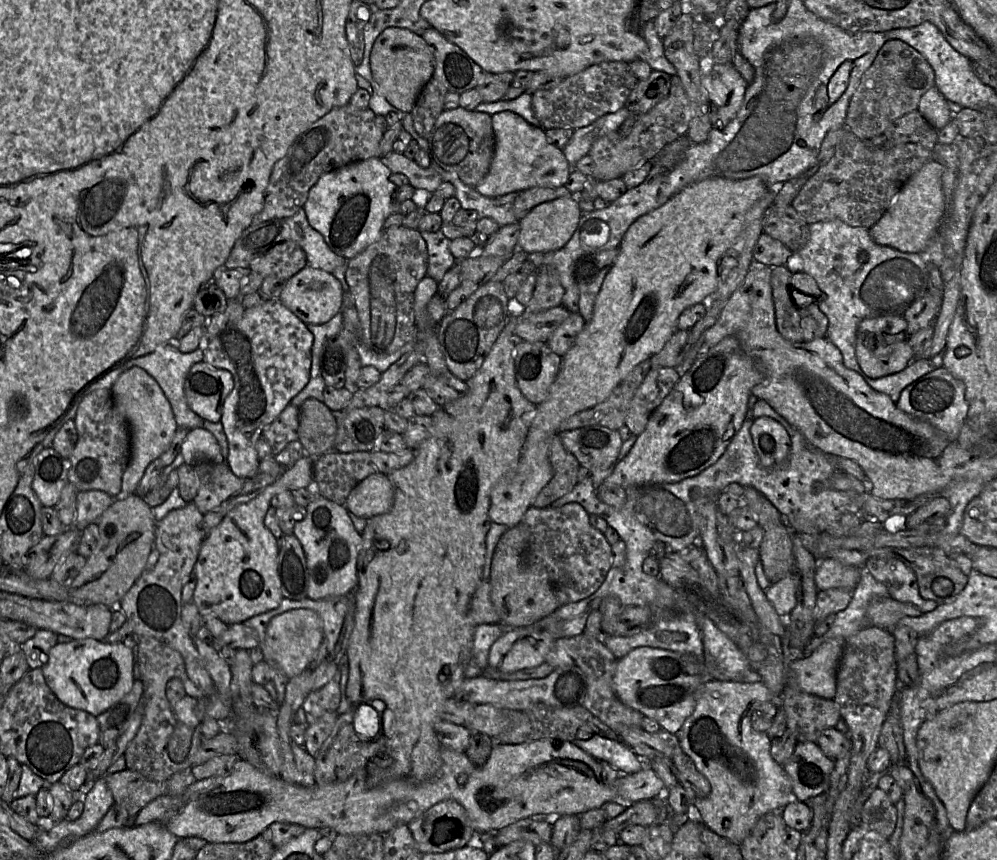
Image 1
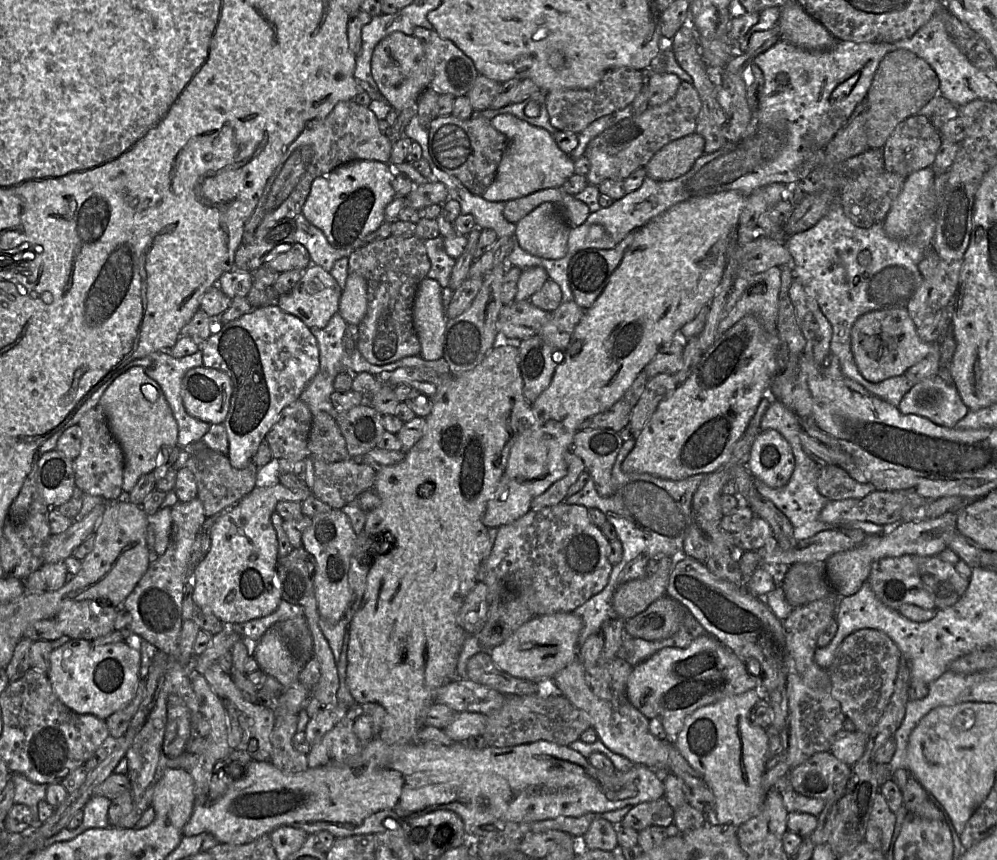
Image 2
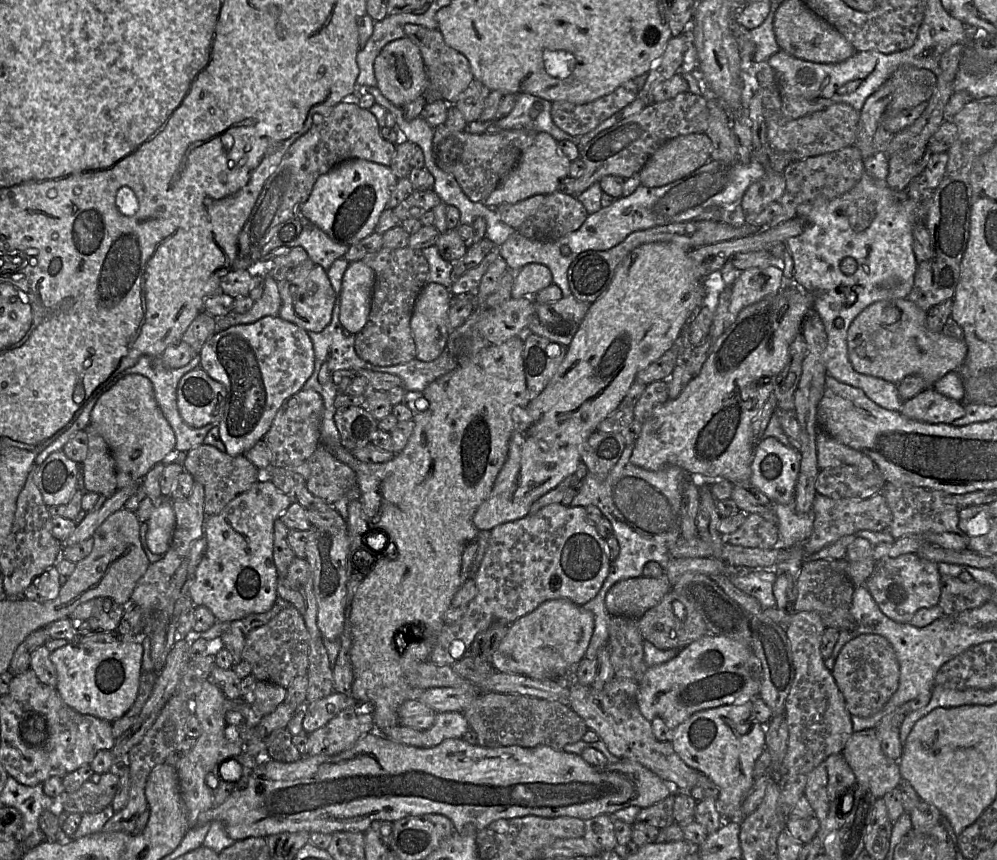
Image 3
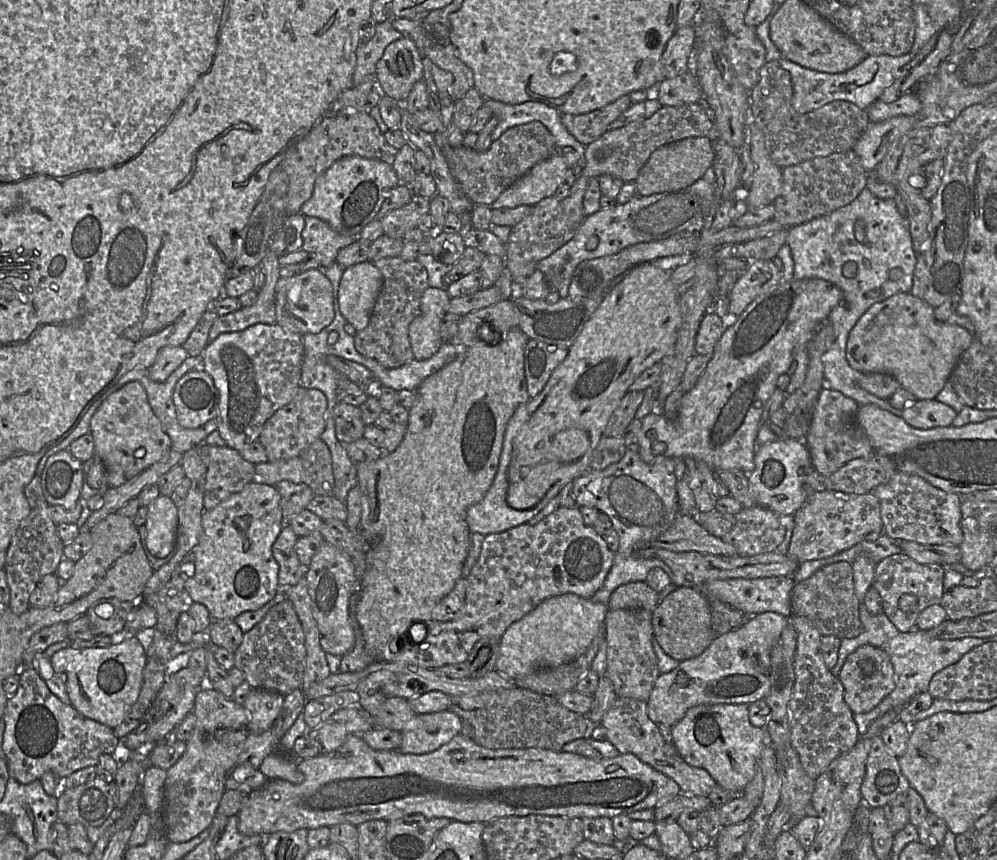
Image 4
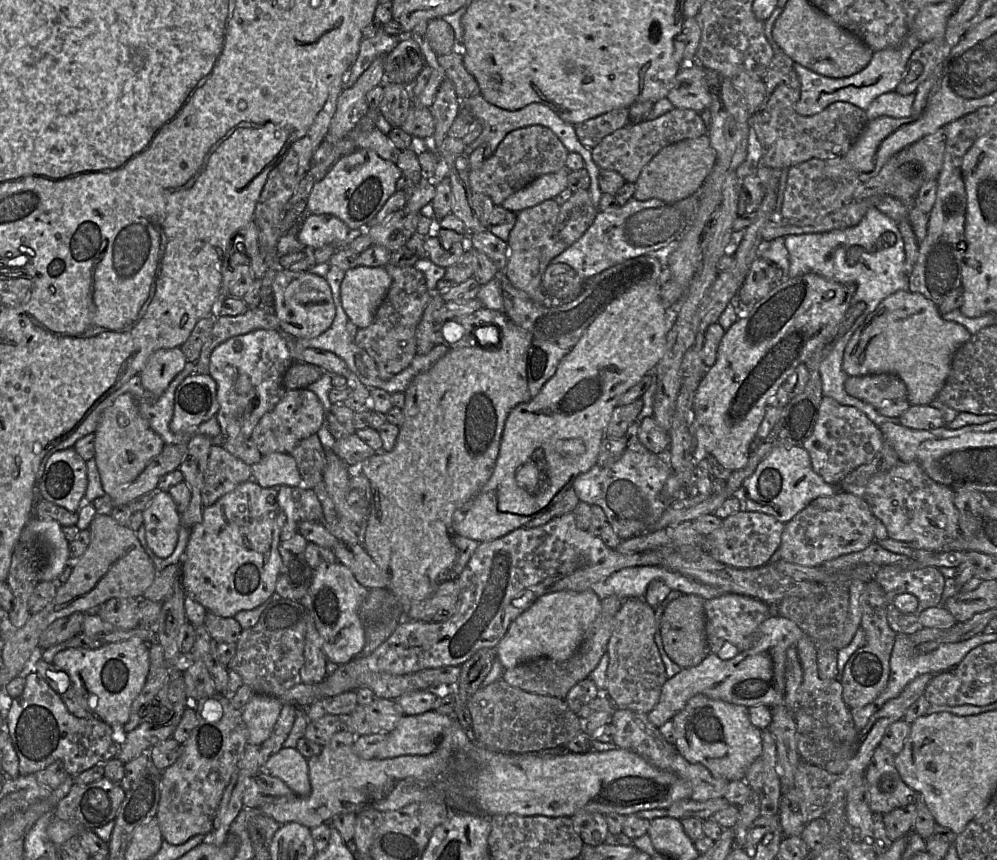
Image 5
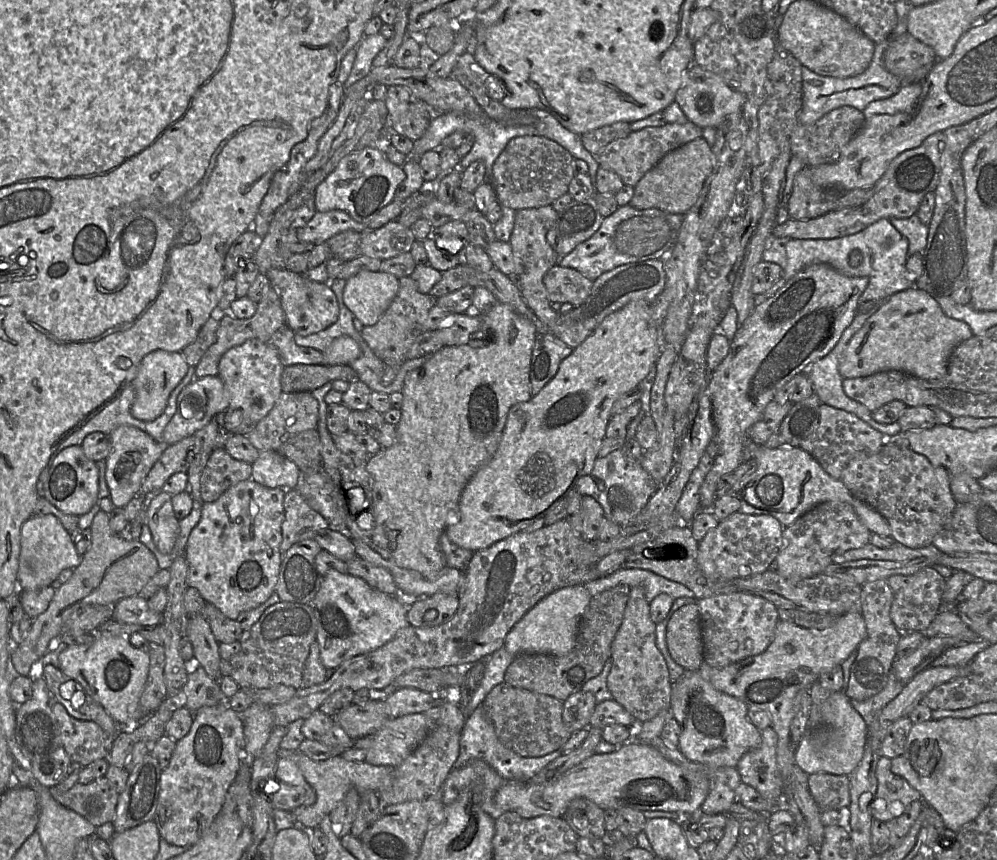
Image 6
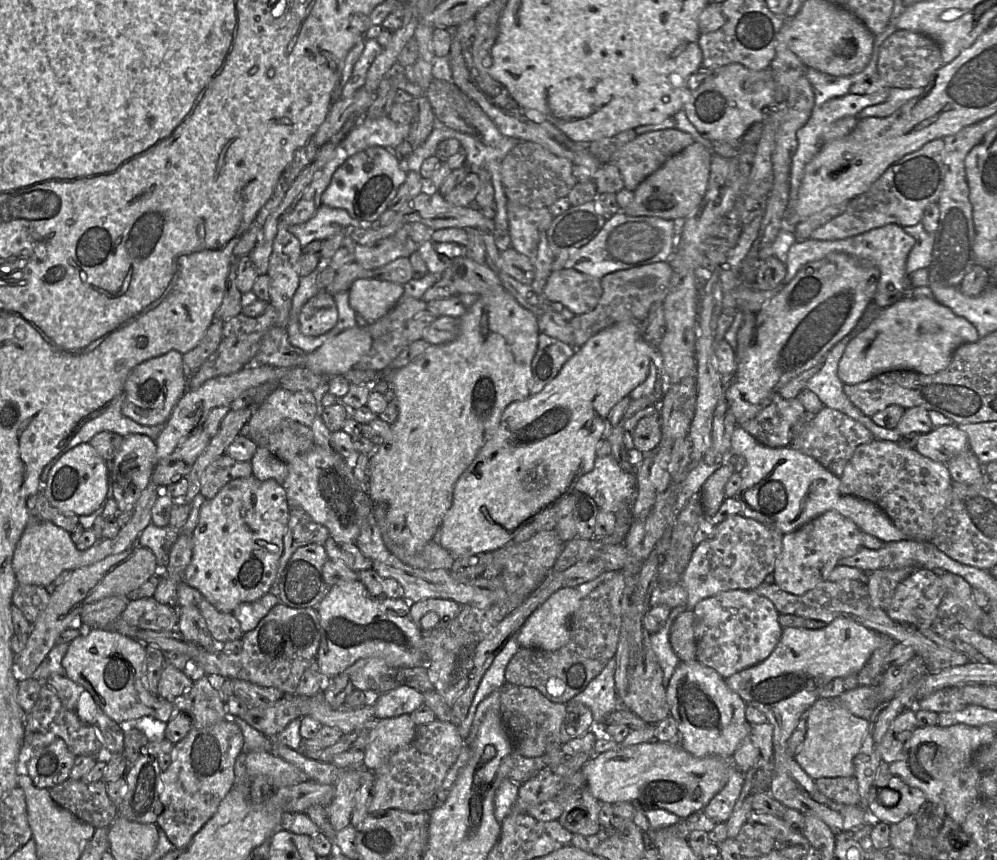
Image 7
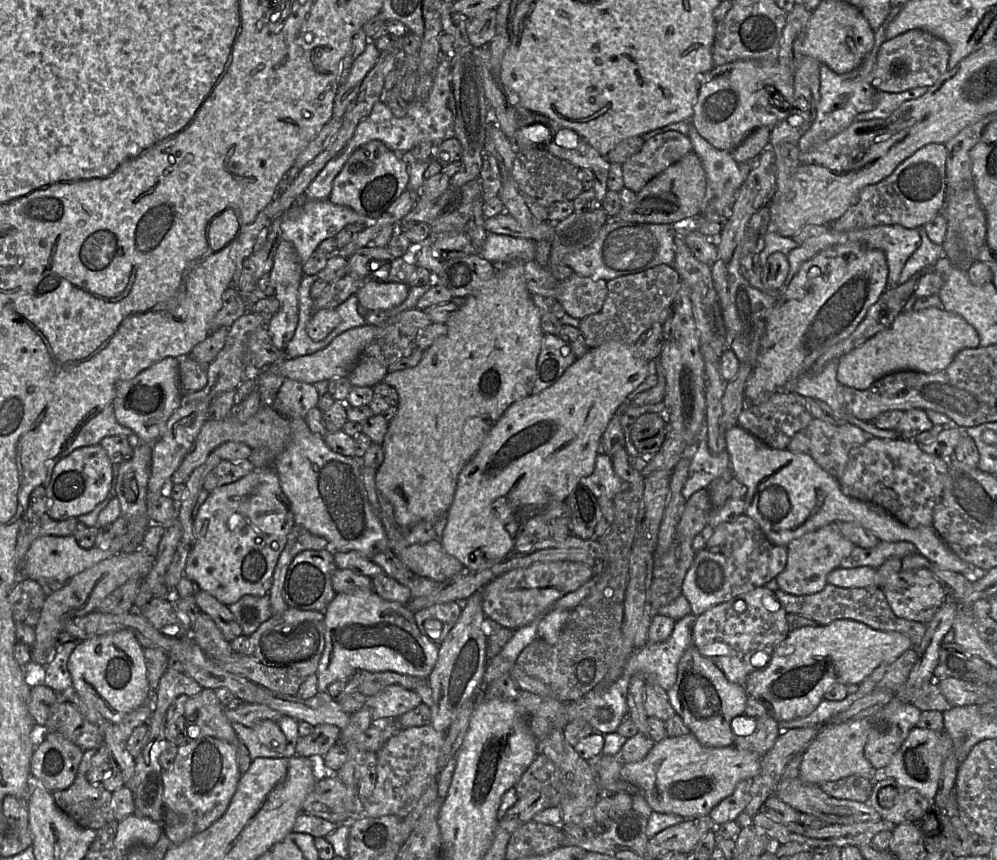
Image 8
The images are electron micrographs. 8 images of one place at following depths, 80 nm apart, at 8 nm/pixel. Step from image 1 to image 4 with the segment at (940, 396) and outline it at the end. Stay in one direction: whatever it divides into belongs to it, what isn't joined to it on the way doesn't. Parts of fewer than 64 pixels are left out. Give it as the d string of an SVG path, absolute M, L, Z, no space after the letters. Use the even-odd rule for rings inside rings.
M935 398L915 400L901 412L904 421L917 429L950 426L957 415L953 408Z

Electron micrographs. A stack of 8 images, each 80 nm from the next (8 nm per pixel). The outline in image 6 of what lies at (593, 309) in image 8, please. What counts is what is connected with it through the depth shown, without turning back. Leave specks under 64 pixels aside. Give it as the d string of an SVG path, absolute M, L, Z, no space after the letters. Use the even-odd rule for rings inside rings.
M557 264L543 278L547 298L551 302L570 303L573 307L585 302L591 293L593 282L574 268Z

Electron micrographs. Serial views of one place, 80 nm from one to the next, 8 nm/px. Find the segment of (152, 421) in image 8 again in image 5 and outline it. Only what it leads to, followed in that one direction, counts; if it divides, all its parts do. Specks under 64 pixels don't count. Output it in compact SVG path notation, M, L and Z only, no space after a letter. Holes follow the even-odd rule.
M179 347L155 351L140 373L142 386L155 398L161 396L187 361Z

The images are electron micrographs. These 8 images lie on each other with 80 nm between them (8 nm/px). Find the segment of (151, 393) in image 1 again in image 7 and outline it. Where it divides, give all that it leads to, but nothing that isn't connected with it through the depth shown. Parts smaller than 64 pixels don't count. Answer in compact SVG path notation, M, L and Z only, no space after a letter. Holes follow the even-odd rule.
M129 434L123 436L120 449L111 463L111 478L113 499L117 502L118 512L130 510L134 507L142 491L151 481L151 475L156 465L156 443L143 434Z

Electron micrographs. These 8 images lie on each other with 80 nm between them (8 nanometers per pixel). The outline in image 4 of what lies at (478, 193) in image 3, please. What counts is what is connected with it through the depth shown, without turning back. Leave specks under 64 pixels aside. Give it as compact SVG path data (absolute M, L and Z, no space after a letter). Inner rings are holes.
M532 121L509 128L486 151L446 145L443 156L463 193L474 204L490 206L503 191L557 151L560 150L551 132L540 121Z

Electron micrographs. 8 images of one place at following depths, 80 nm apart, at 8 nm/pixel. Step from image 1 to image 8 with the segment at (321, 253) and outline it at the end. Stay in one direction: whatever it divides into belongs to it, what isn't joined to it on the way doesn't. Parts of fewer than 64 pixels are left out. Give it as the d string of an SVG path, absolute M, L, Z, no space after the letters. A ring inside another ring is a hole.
M297 199L291 208L282 216L280 228L282 239L292 243L300 263L303 265L313 252L318 249L322 241L334 238L346 225L361 224L368 227L375 223L375 221L376 219L362 216L349 207L333 204L328 199Z

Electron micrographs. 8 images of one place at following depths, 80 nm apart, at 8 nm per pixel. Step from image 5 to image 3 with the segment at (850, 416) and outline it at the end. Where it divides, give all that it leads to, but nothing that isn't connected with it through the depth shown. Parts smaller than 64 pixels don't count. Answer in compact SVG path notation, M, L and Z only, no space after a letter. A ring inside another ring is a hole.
M820 428L817 433L817 457L819 469L853 466L861 477L876 469L870 457L840 443Z

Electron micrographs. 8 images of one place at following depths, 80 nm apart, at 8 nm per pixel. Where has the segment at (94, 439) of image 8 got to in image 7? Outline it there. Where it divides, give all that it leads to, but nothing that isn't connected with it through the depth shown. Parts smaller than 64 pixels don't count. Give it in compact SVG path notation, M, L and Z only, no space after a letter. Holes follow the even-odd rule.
M124 393L118 395L99 415L85 422L67 446L58 454L59 458L68 450L81 443L89 443L99 432L110 431L121 436L143 434L155 440L166 424L155 426L141 425L122 413Z

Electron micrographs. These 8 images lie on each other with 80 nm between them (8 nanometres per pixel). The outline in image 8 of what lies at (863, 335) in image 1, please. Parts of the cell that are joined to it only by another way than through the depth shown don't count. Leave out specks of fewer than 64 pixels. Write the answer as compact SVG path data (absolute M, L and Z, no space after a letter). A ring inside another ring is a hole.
M935 307L919 311L903 310L891 327L839 359L837 380L841 385L866 390L881 377L897 371L935 373L947 368L958 352L977 348L979 343L975 328L956 313Z

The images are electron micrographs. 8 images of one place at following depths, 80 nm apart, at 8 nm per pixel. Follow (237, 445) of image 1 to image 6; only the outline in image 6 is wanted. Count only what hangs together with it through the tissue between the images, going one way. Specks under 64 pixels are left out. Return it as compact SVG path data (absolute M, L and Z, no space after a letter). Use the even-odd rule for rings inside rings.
M251 339L229 349L220 359L218 376L228 394L229 405L223 413L224 429L230 434L247 435L278 400L284 365L276 348L267 342Z

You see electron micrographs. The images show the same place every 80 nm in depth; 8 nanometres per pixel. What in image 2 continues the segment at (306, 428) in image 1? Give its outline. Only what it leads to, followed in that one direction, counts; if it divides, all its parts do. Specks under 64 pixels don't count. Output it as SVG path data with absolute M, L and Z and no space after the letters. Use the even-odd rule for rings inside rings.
M324 411L313 415L308 450L312 459L326 462L351 458L336 419Z

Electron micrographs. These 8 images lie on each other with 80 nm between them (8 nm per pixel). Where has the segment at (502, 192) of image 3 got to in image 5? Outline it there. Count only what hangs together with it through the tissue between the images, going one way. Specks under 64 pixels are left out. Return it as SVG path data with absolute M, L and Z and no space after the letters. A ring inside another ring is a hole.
M564 167L555 173L542 175L506 198L501 206L517 213L546 200L554 199L567 188L569 172L568 168Z

